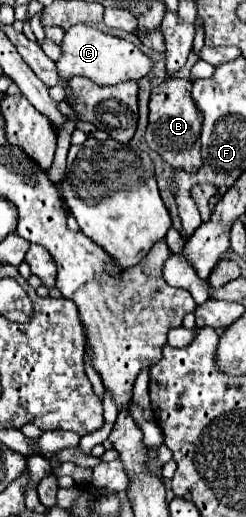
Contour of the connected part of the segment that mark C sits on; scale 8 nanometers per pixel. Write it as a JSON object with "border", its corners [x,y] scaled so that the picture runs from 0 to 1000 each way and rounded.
{"border":[[[301,48],[268,60],[260,83],[252,83],[252,110],[236,118],[244,164],[199,170],[199,184],[236,199],[264,193],[268,180],[252,164],[309,145],[341,145],[398,164],[480,164],[496,157],[528,157],[528,153],[561,157],[593,149],[618,130],[626,130],[618,114],[585,106],[537,79],[415,64],[407,56],[366,48]]]}

